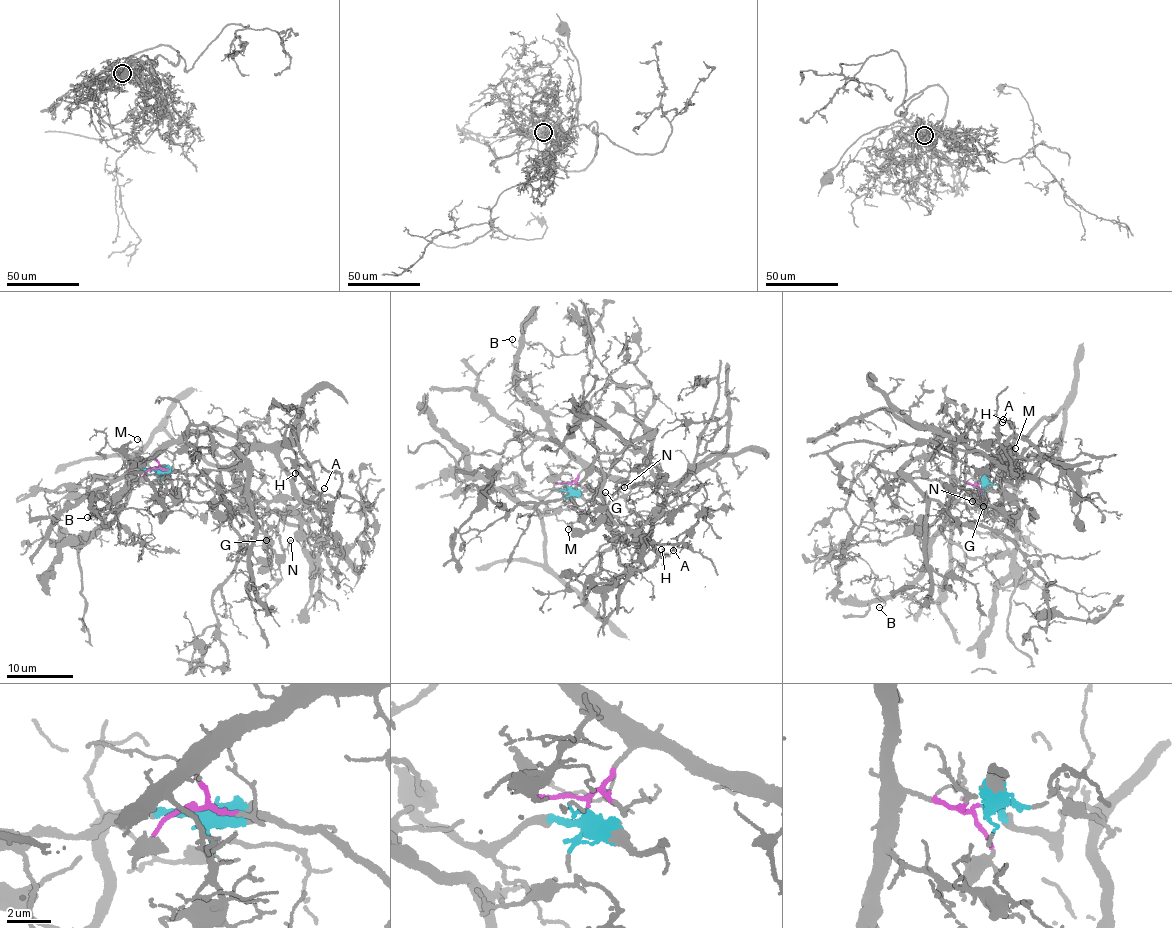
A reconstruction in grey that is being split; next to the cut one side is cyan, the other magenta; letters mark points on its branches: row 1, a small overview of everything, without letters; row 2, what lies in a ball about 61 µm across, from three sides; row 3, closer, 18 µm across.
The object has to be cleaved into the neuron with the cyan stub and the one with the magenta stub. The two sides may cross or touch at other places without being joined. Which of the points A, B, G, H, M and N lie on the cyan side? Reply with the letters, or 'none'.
A, H, M

